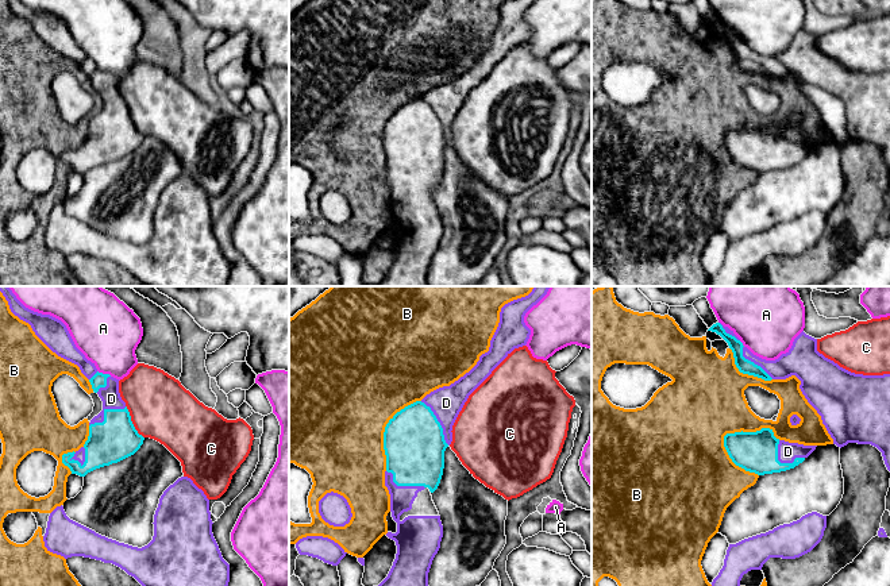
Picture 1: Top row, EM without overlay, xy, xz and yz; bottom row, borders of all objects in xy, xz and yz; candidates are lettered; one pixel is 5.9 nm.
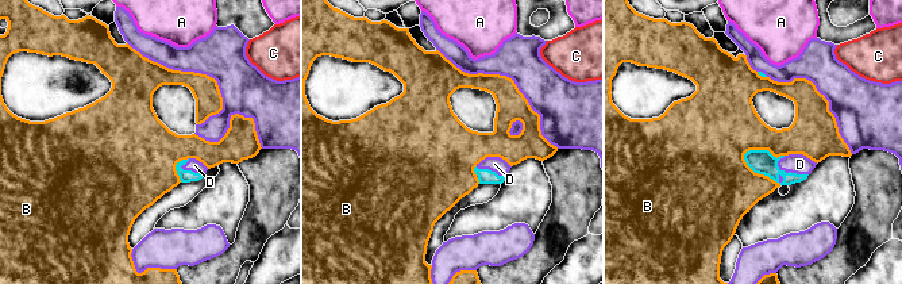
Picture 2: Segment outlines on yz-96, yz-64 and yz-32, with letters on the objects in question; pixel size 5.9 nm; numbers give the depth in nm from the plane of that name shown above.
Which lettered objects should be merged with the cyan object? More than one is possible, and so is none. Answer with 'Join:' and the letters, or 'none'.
Join: D

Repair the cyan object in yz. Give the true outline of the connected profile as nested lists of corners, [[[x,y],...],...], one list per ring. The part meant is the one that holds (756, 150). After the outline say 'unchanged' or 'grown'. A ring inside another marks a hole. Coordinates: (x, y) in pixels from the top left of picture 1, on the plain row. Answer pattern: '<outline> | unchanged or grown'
[[[773,127],[735,130],[724,134],[724,144],[732,159],[758,173],[781,170],[802,161],[817,143],[789,140],[774,134]]] | grown

